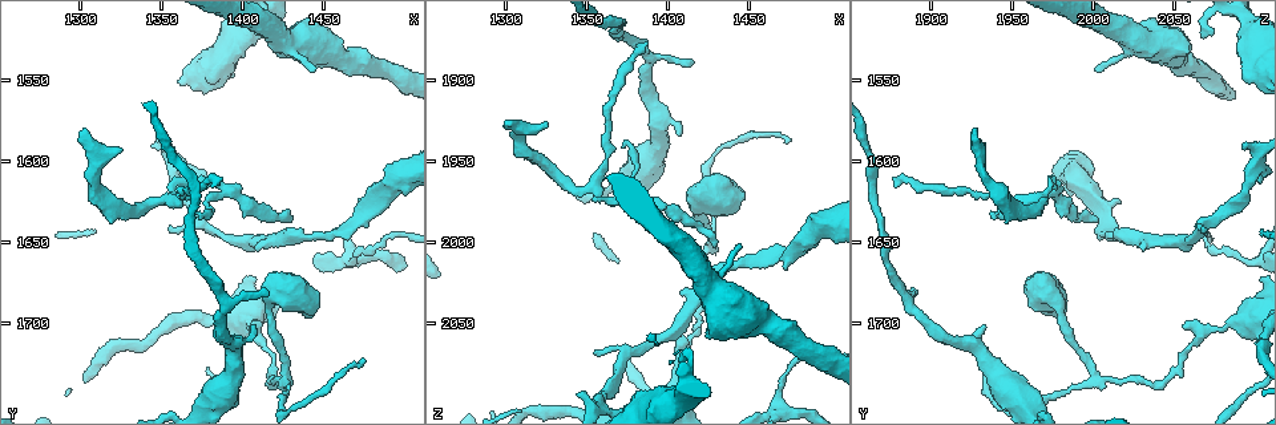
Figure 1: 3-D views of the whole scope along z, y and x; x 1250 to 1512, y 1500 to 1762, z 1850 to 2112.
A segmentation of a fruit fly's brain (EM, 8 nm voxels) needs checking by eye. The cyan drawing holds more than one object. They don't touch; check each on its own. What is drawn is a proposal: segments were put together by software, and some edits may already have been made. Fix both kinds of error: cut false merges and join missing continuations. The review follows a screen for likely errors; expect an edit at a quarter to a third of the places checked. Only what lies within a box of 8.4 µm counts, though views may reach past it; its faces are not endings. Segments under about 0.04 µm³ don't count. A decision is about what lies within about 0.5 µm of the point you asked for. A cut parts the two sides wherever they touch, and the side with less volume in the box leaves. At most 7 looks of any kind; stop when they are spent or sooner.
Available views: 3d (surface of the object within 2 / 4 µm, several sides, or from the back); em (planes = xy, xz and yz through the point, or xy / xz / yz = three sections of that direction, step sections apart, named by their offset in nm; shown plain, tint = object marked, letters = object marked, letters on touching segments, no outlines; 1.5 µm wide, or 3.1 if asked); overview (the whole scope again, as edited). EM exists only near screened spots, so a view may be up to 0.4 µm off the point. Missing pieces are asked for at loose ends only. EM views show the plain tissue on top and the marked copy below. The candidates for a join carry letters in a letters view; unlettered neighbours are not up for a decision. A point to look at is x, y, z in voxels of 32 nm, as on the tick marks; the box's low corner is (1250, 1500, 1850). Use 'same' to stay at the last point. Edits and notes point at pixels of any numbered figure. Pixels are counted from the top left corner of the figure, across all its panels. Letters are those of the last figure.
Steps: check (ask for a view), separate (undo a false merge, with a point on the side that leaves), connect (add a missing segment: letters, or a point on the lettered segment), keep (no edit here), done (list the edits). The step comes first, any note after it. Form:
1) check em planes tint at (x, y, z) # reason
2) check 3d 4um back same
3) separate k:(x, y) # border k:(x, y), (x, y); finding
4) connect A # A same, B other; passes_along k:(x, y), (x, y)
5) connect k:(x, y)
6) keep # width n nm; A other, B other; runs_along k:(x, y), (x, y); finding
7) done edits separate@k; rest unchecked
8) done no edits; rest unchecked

check 3d 4um at (1440, 1696, 1980)

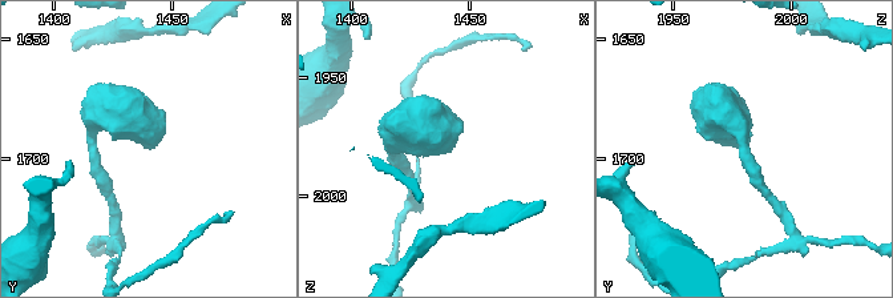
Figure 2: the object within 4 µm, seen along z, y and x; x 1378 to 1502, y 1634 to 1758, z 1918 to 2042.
check em planes tint at (1439, 1696, 1981) # now the EM

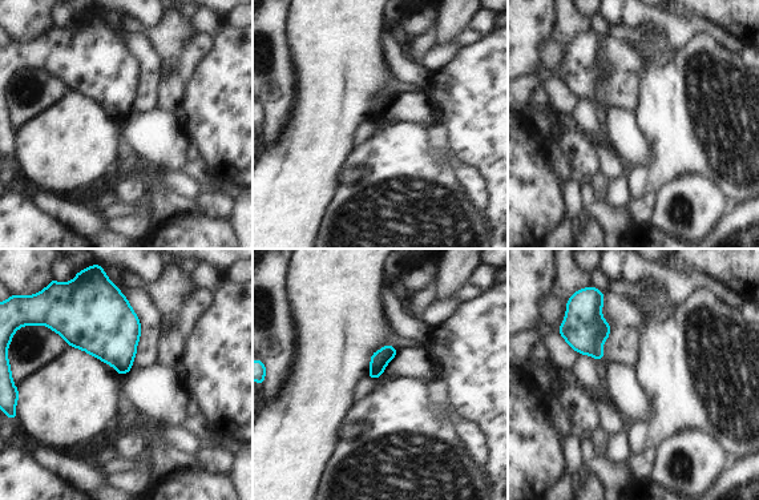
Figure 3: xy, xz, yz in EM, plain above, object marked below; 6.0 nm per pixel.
check em planes letters same # see the neighbours

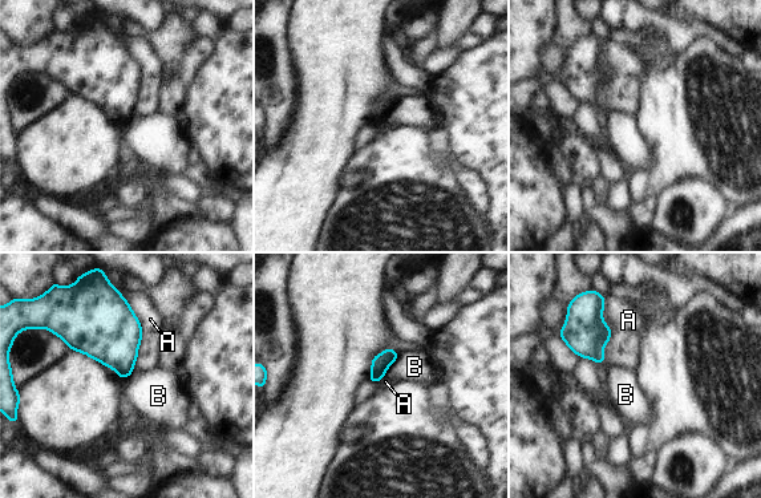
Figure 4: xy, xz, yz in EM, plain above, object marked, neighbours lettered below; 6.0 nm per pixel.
keep # A other, B other; border 4:(116, 288), (141, 326), (134, 371); no lettered segment goes on from it

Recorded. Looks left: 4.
check 3d 4um at (1446, 1542, 2002) # thin end

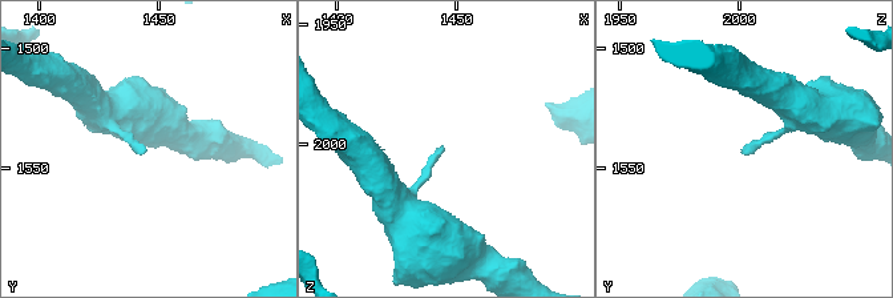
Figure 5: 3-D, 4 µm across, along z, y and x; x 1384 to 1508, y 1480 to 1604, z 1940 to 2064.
check em xz step 8 letters at (1445, 1543, 2001)

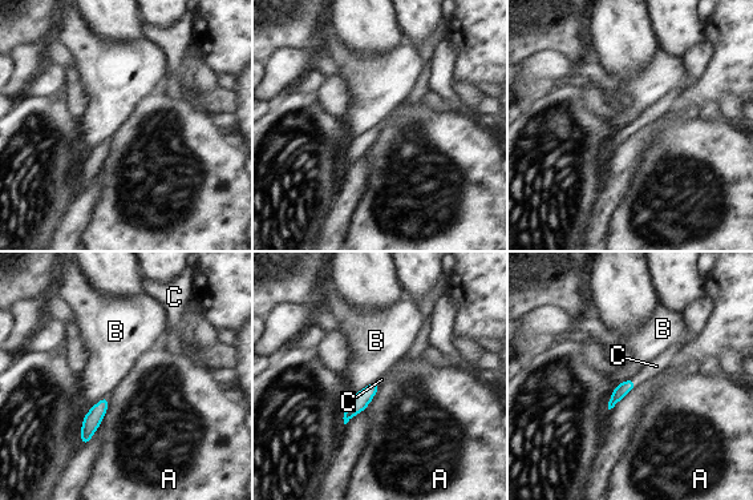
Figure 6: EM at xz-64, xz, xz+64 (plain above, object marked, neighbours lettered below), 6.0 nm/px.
connect C # width 80 nm; A other, B other, C same; passes_along 6:(623, 388), (634, 382), (656, 366); it goes on there

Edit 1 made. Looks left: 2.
done edits connect@6; rest unchecked

